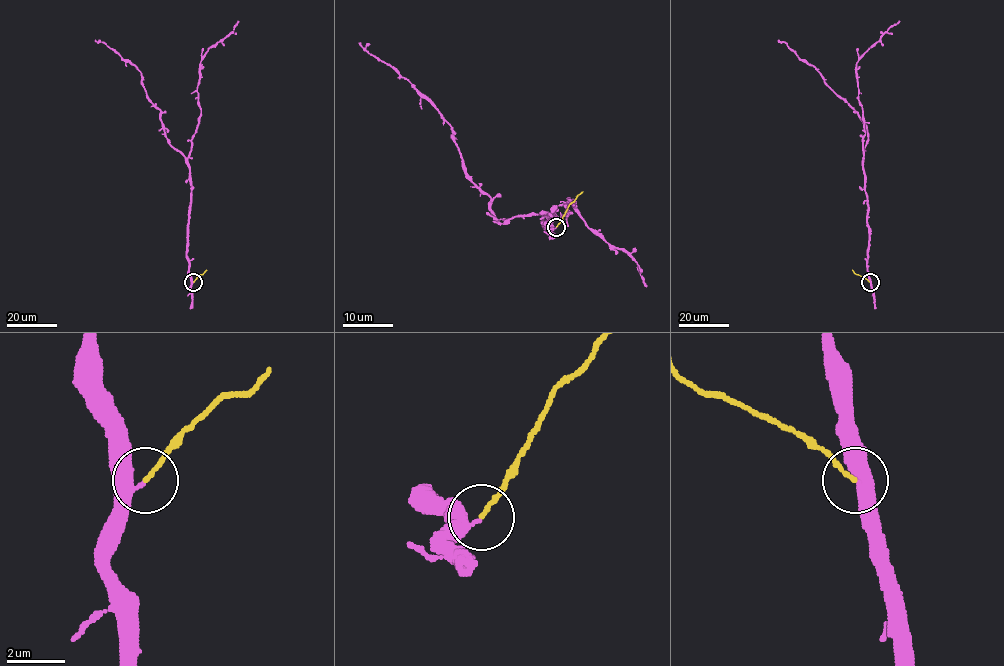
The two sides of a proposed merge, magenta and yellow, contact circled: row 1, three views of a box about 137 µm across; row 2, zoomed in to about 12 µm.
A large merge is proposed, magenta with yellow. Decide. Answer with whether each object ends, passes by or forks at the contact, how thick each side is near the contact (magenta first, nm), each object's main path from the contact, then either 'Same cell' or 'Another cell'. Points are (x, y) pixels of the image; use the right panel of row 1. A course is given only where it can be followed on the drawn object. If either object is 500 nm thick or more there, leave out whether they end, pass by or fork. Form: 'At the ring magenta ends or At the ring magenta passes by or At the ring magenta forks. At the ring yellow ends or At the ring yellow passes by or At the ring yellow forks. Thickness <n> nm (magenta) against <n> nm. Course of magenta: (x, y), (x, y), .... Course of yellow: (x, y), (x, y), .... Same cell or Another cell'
At the ring magenta passes by. At the ring yellow ends. Thickness 240 nm (magenta) against 140 nm. Course of magenta: (870, 282), (863, 164), (866, 126), (819, 72), (777, 40). Course of yellow: (869, 282), (852, 269). Another cell

